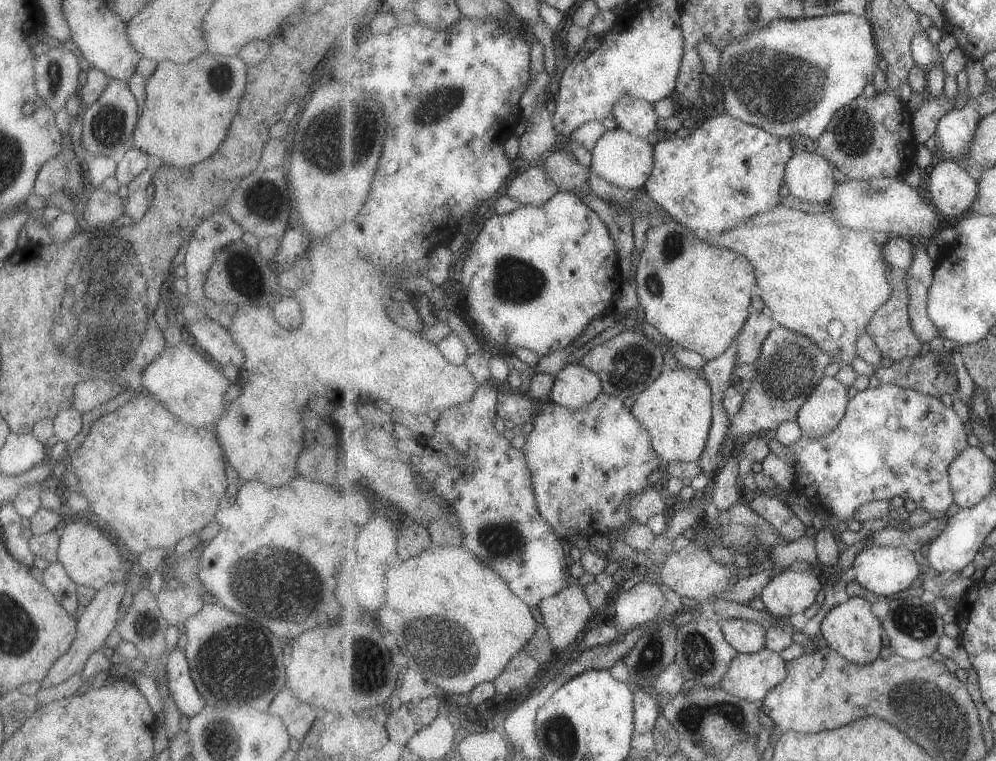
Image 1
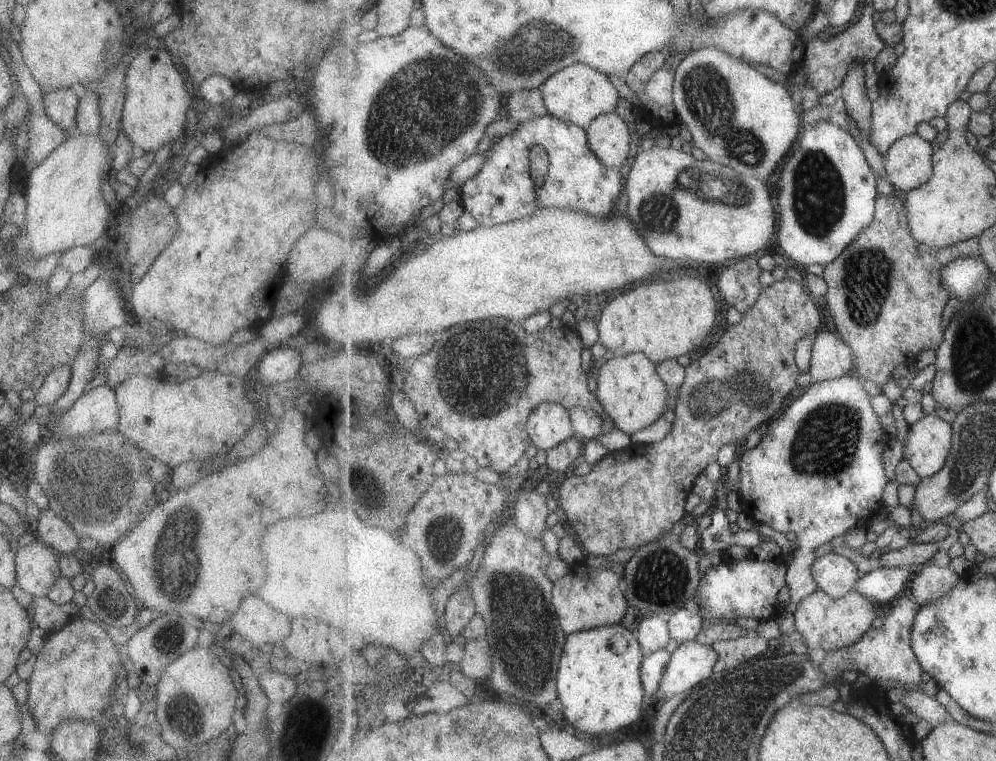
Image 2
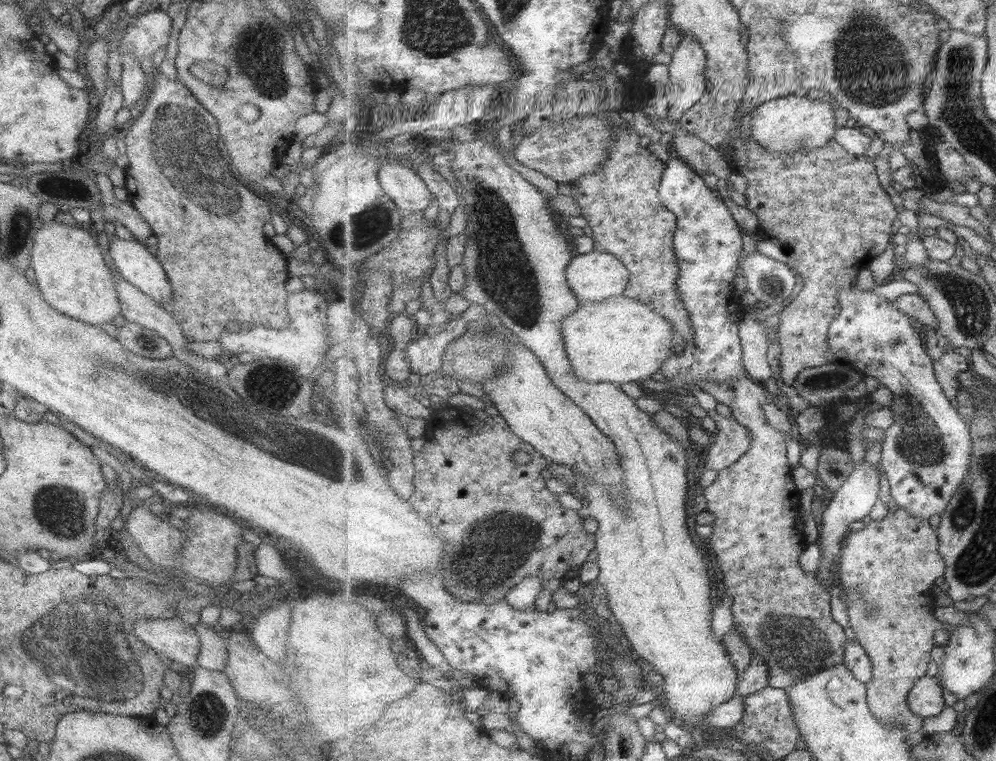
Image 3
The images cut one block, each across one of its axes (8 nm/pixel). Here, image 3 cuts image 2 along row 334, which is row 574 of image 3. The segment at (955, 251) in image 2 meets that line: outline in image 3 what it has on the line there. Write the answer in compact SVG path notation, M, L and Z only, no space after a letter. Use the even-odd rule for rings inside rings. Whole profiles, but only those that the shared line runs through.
M897 507L880 521L870 521L861 530L847 536L840 559L839 578L842 600L847 604L850 627L858 645L863 647L873 662L873 678L868 683L870 711L883 724L900 724L909 734L927 727L926 721L910 708L909 692L917 680L927 676L933 662L931 652L935 647L935 632L945 628L935 618L935 599L932 598L933 582L946 574L946 561L940 552L938 531L925 520L919 520L904 508Z

